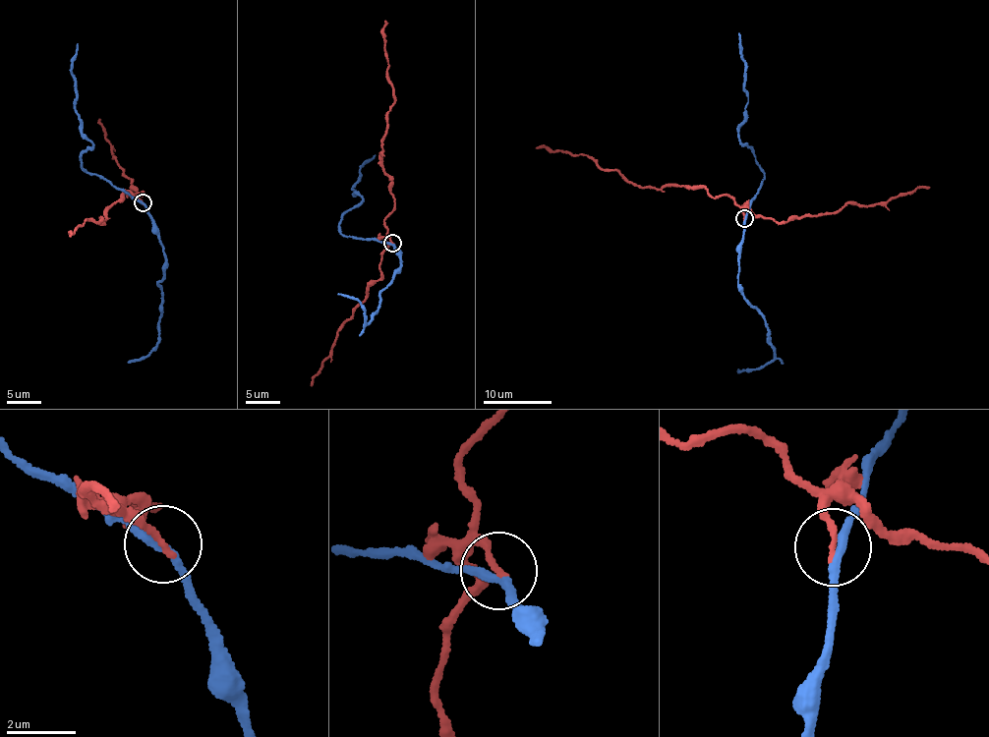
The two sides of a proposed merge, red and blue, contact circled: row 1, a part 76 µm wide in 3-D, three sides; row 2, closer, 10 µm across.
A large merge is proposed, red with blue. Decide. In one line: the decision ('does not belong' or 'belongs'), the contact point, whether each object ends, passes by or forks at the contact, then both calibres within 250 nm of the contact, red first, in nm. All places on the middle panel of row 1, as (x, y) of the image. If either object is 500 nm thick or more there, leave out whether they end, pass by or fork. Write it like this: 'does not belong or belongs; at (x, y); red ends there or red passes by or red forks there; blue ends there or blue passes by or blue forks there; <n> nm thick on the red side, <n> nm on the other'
does not belong; at (392, 243); red ends there; blue passes by; 190 nm thick on the red side, 240 nm on the other

